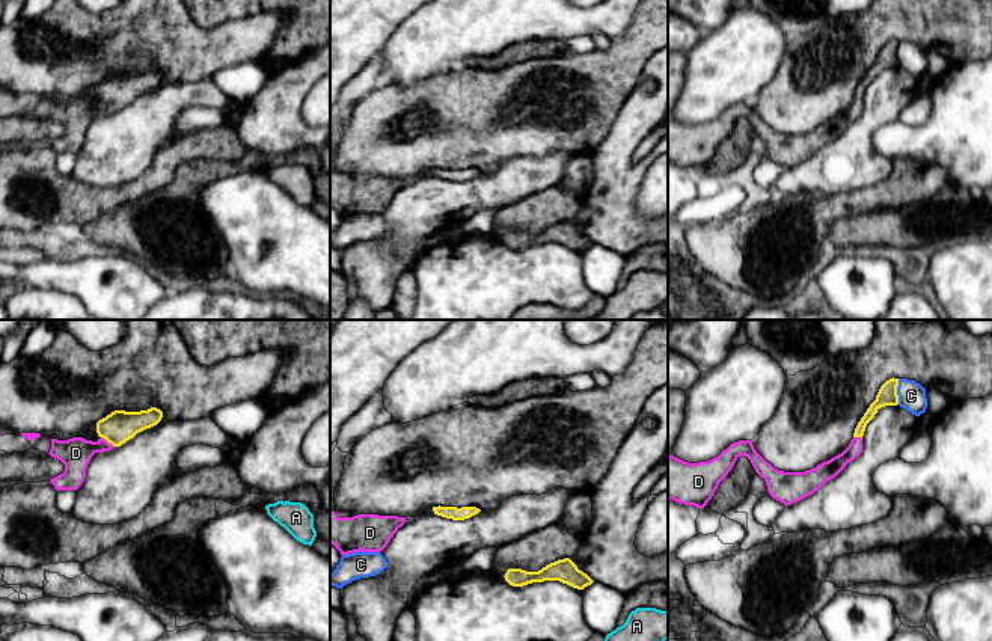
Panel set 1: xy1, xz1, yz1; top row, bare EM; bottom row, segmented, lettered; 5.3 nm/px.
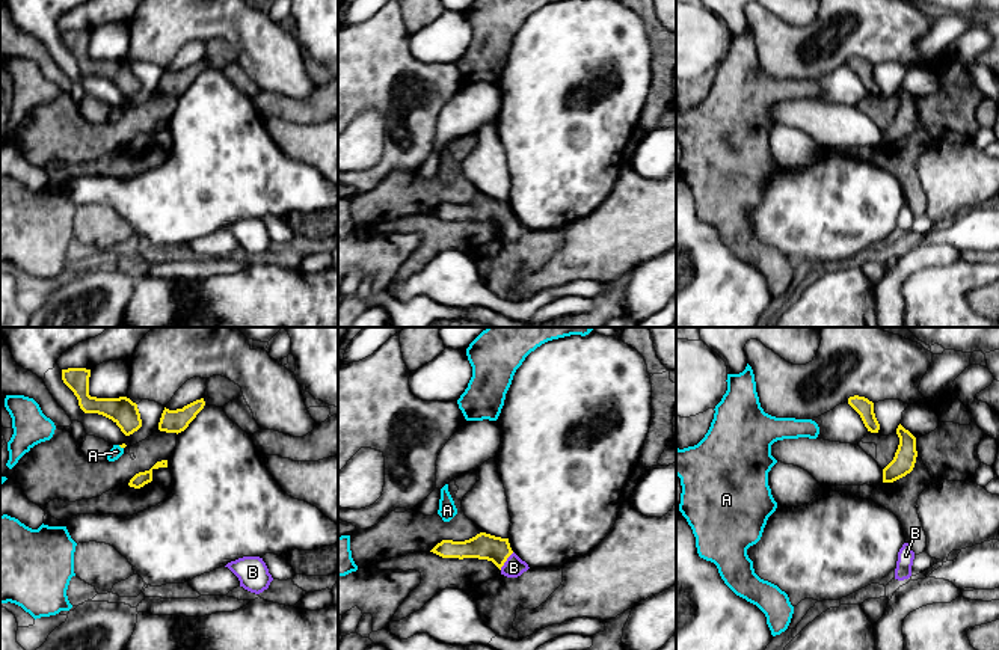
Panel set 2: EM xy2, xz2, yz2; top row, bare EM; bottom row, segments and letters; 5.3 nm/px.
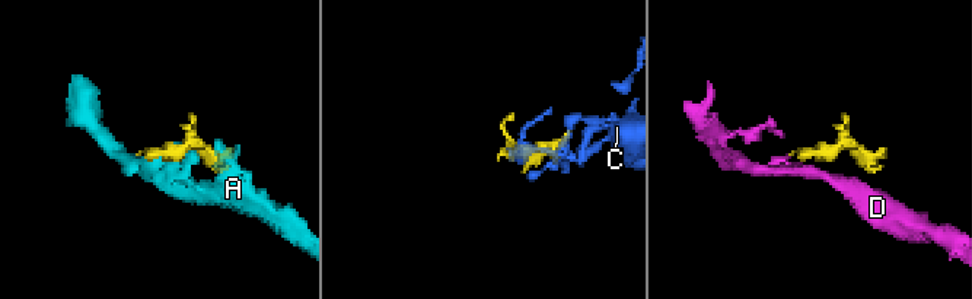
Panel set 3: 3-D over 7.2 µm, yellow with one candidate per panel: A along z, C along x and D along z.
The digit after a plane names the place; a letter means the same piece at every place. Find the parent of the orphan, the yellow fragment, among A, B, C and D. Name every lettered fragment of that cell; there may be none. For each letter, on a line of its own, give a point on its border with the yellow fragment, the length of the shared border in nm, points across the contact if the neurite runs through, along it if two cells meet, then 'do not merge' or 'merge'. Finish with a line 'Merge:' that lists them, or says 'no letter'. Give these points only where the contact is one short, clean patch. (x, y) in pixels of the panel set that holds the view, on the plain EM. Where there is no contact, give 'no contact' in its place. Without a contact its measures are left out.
A: contact xy2 (121, 109); length 40 nm; border xy2 (118, 107), (122, 110); do not merge
B: contact xz2 (506, 222); length 120 nm; border xz2 (513, 214), (500, 231); do not merge
C: contact yz1 (896, 53); length 140 nm; do not merge
D: contact xy1 (107, 103); length 90 nm; merge
Merge: D

